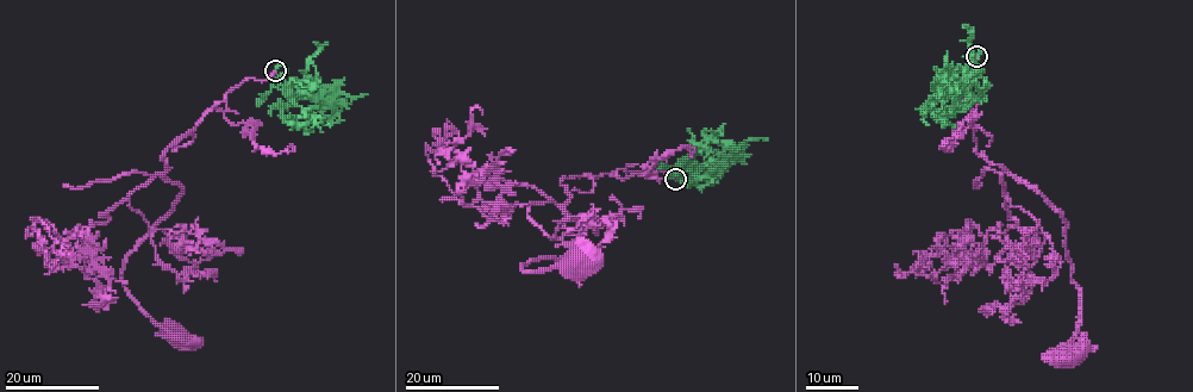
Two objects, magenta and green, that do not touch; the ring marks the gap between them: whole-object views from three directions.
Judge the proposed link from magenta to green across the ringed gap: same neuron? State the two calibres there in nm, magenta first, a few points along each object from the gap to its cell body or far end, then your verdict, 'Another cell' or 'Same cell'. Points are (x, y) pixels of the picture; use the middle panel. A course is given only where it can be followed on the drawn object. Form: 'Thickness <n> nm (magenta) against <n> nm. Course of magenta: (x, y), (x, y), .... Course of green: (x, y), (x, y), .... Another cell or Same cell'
Thickness 220 nm (magenta) against 240 nm. Course of magenta: (675, 179), (622, 169), (564, 178), (581, 238), (522, 268), (585, 263). Course of green: (676, 179), (737, 159), (707, 178), (719, 174), (714, 167). Same cell

